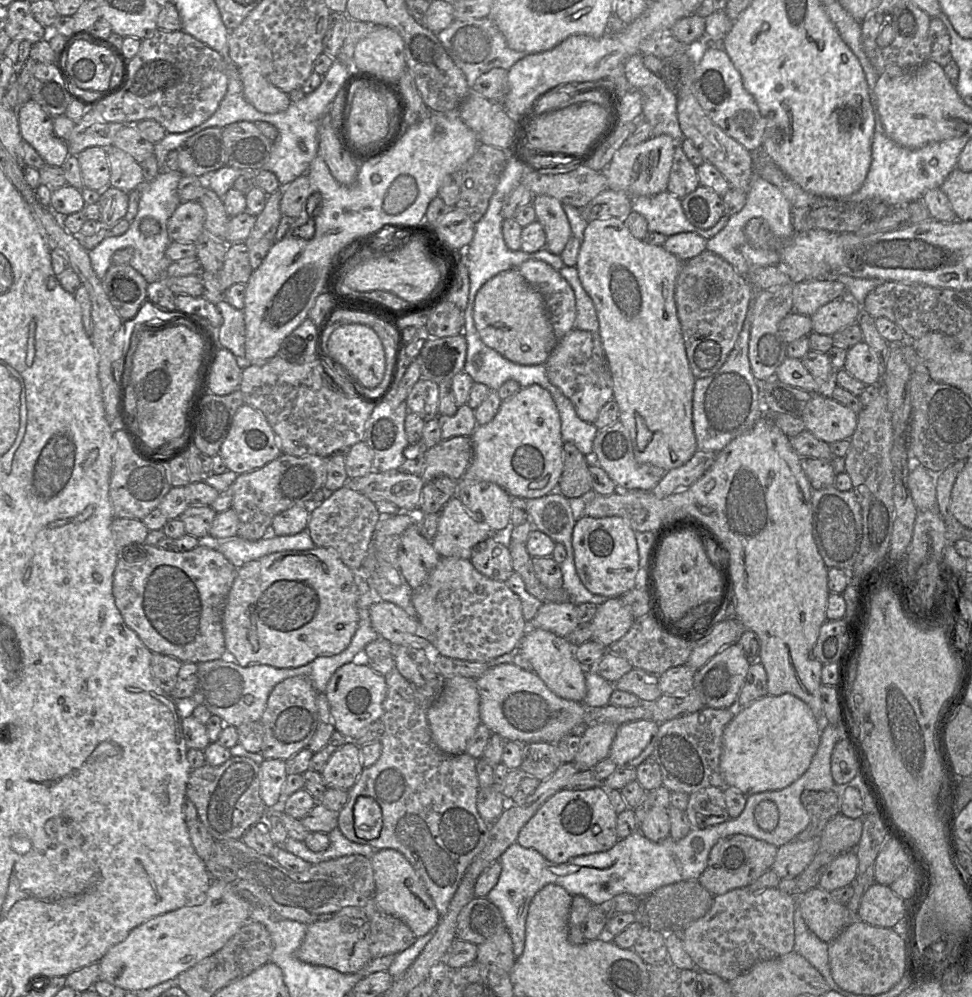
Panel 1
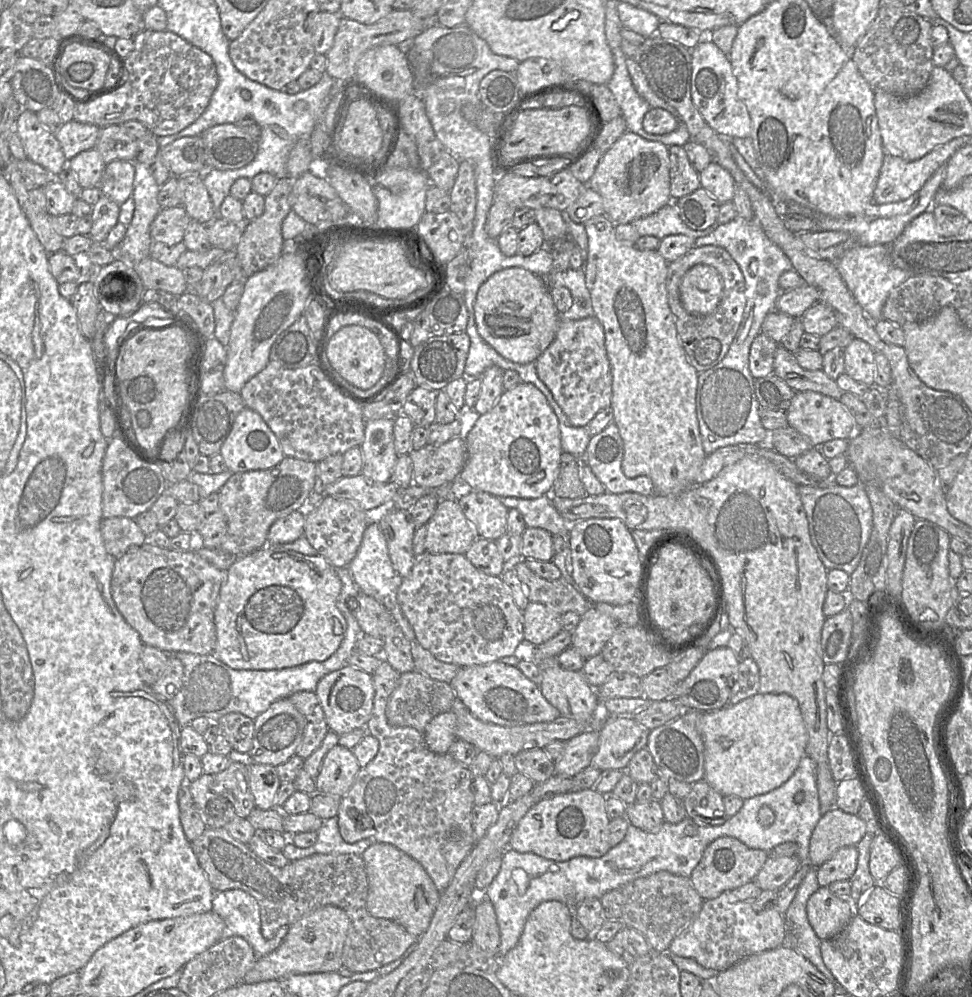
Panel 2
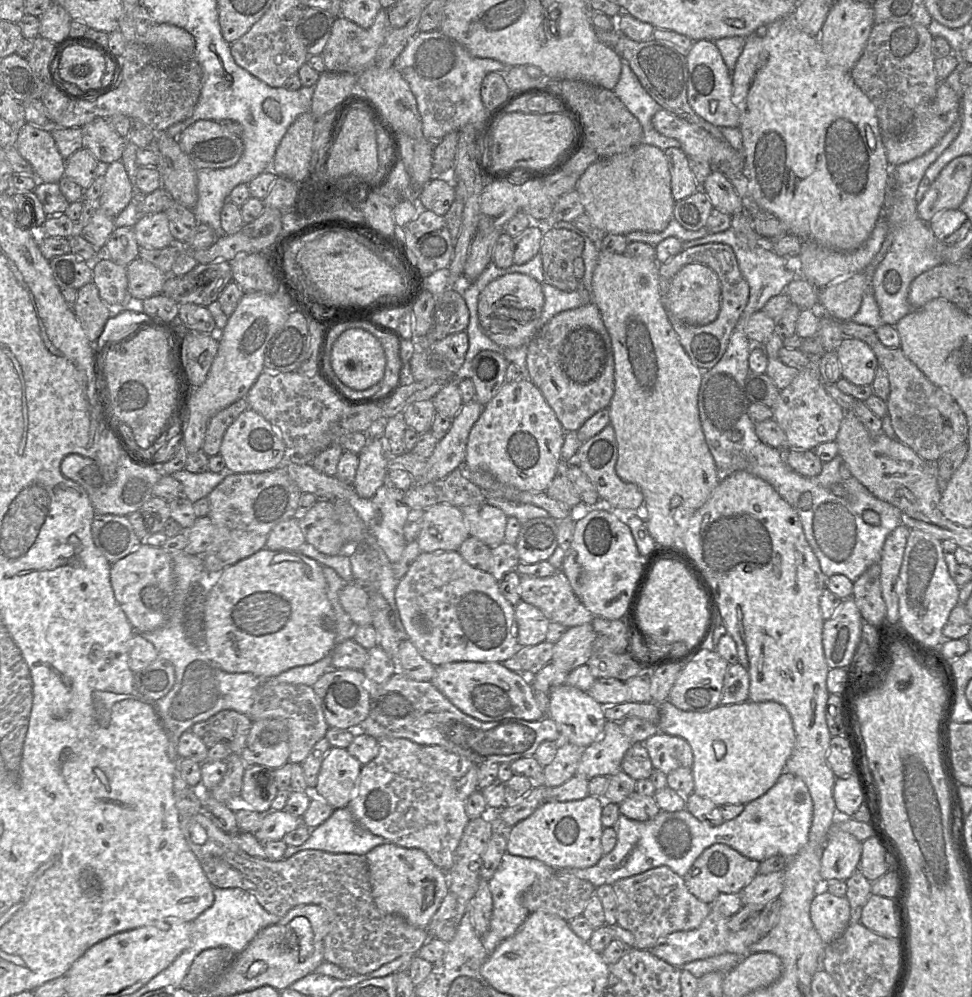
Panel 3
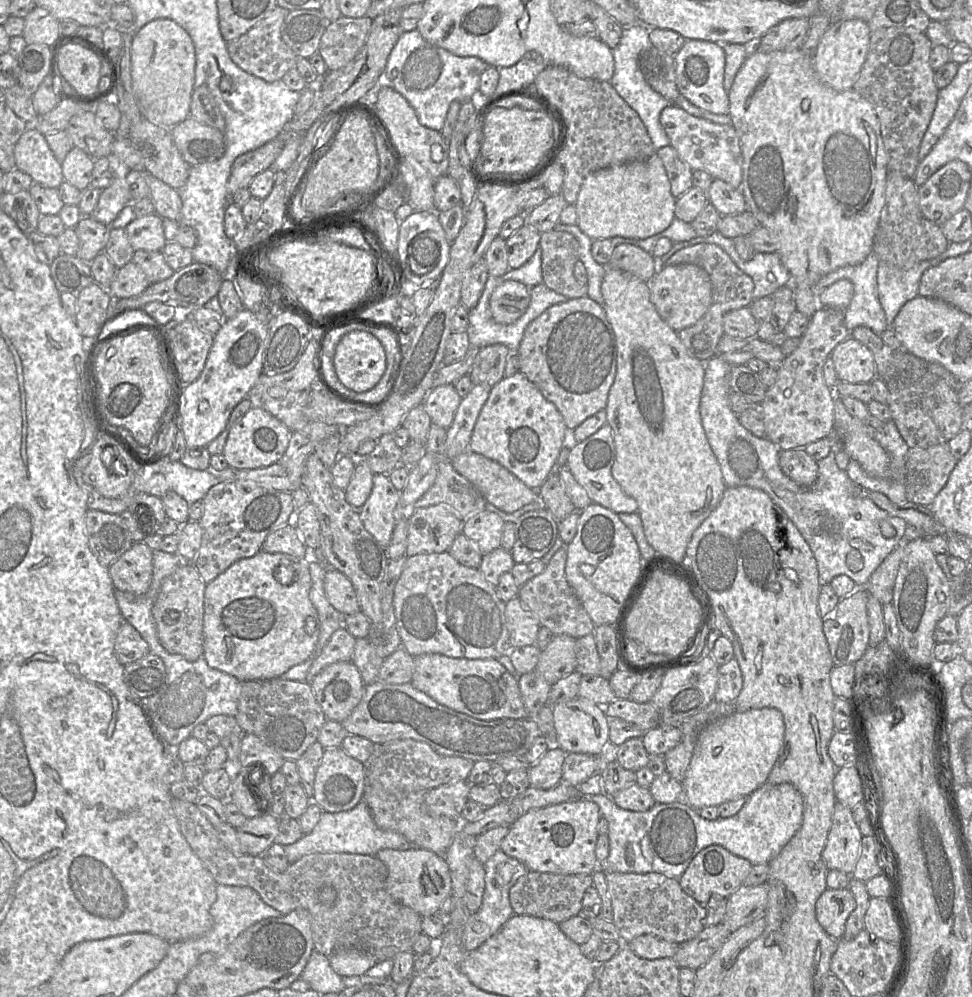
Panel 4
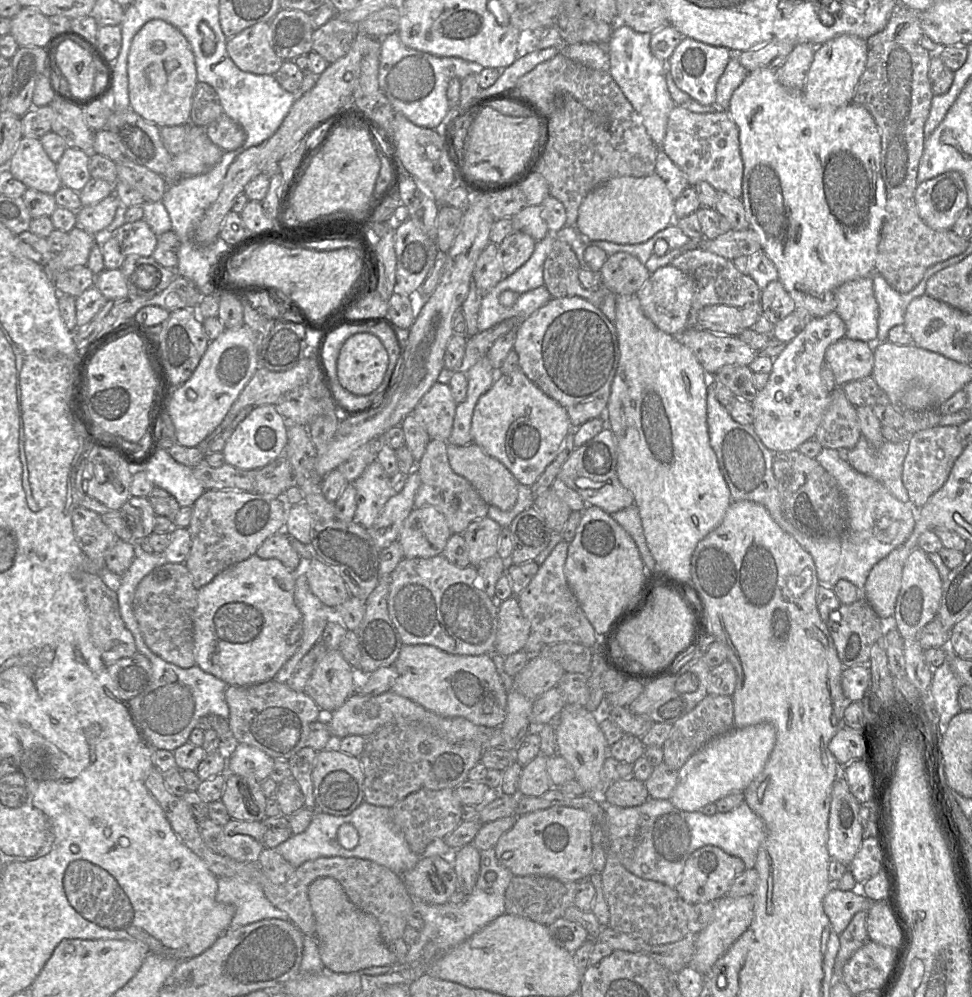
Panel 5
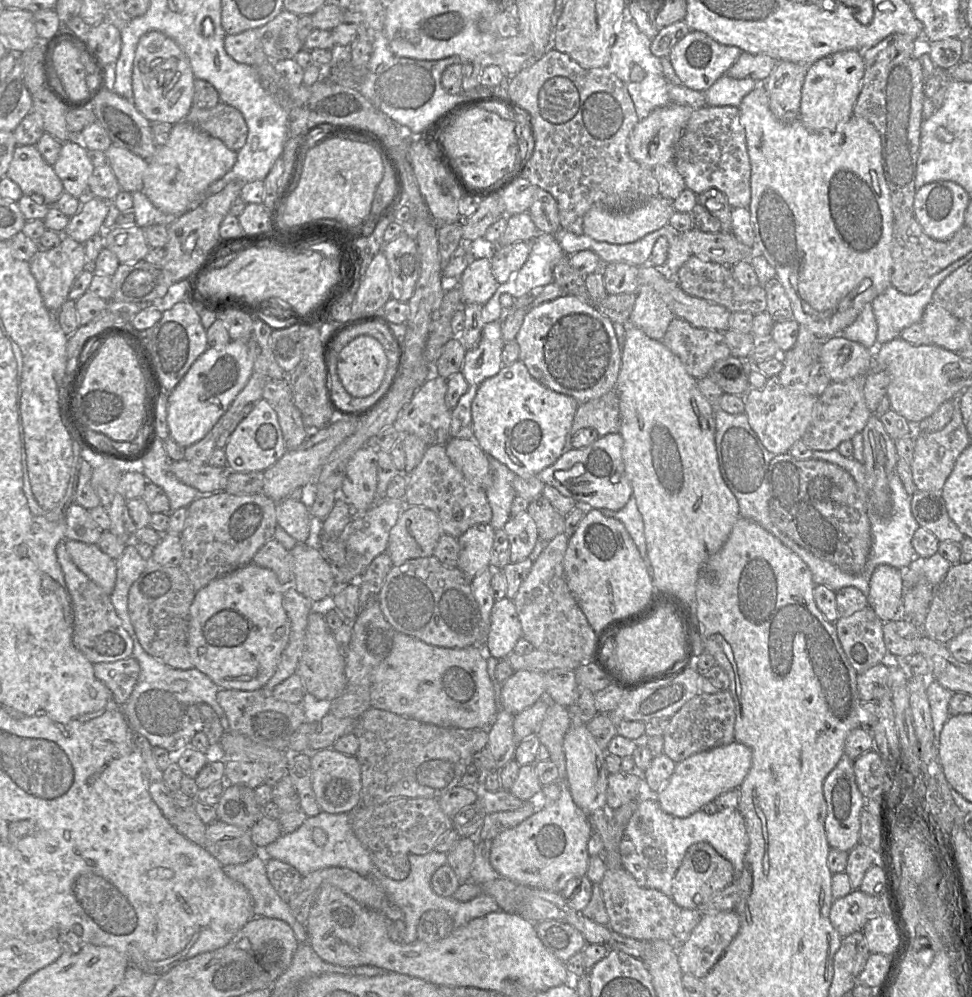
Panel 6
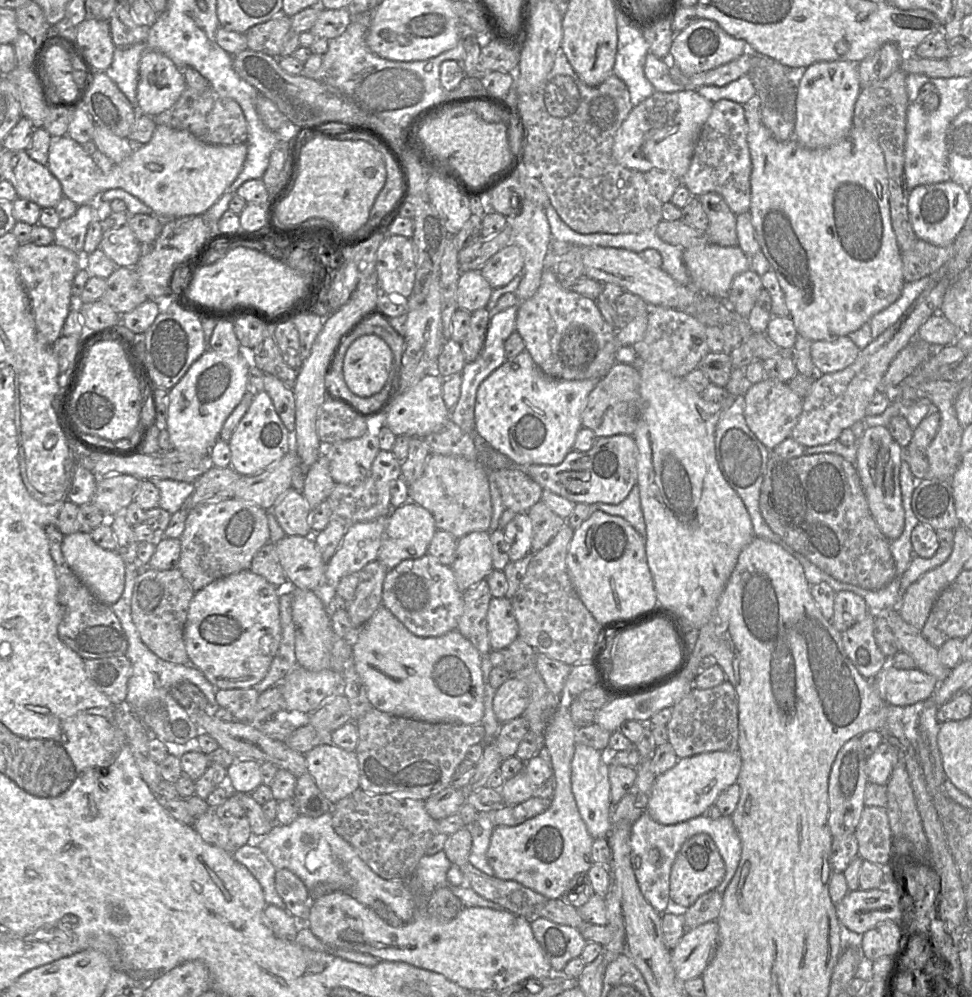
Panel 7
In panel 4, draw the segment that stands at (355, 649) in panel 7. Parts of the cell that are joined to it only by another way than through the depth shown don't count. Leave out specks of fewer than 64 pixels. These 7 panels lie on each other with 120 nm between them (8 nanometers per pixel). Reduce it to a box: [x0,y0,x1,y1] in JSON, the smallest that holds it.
[411,654,527,719]

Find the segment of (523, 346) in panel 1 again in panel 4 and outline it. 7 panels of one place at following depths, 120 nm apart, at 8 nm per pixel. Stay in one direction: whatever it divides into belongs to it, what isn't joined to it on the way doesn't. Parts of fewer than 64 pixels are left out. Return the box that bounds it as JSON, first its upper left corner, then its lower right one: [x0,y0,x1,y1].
[489,280,530,324]

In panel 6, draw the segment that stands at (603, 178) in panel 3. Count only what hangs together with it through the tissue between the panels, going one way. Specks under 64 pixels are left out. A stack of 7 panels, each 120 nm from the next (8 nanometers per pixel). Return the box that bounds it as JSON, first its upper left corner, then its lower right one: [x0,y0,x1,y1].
[583,195,675,244]

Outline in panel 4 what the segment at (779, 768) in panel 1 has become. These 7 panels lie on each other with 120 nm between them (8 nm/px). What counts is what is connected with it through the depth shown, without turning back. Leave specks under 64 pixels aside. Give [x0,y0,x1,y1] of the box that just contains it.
[682,708,784,809]

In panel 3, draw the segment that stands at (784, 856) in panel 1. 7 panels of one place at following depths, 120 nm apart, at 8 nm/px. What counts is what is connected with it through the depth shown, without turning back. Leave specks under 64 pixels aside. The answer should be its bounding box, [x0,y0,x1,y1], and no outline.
[738,870,784,907]

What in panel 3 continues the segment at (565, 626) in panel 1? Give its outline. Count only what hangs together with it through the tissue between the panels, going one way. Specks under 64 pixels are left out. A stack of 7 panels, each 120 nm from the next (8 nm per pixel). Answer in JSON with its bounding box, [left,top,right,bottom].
[515,601,550,646]

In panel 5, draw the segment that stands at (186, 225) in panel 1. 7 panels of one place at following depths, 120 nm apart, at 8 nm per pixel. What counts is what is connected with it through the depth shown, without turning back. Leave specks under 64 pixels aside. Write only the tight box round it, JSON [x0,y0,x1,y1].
[112,220,158,256]

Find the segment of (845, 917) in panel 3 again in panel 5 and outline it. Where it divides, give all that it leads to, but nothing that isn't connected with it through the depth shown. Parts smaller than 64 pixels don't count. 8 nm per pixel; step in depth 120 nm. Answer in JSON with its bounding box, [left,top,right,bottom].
[823,887,872,935]

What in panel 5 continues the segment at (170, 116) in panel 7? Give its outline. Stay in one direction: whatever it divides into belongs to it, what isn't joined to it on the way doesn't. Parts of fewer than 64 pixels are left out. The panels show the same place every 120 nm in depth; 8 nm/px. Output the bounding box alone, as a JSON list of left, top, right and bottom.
[205,112,246,152]

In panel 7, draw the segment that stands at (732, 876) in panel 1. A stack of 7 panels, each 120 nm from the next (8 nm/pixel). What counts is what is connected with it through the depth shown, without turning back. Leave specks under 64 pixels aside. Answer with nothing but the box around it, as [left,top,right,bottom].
[669,833,725,908]

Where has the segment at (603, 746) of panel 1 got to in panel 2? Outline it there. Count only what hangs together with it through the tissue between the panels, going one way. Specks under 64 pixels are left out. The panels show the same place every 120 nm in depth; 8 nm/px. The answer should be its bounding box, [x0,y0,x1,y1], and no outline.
[555,730,599,778]

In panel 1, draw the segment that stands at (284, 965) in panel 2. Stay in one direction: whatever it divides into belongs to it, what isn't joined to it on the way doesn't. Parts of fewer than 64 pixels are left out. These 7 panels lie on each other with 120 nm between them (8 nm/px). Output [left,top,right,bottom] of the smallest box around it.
[296,907,370,974]

